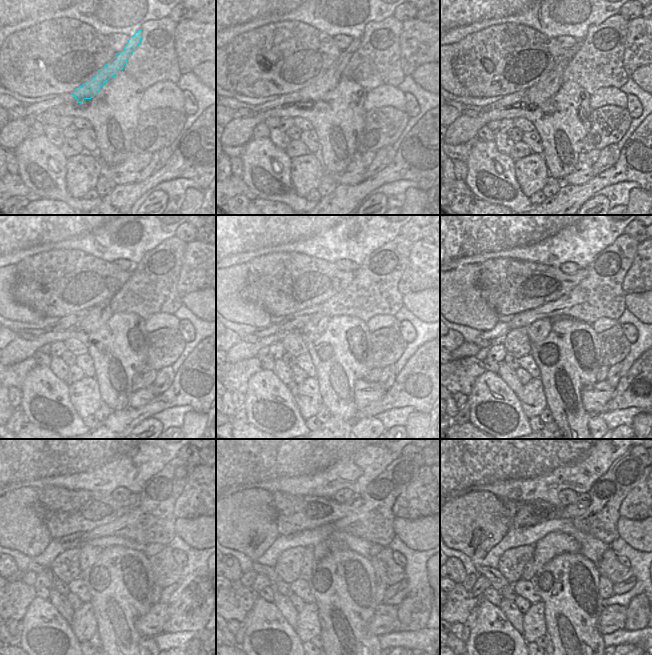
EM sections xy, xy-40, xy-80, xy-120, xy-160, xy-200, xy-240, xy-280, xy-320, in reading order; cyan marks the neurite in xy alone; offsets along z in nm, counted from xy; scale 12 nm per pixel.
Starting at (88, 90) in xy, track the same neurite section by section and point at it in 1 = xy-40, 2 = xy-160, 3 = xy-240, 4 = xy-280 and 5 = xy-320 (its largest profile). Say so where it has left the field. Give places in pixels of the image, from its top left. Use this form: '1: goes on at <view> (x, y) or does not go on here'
1: goes on at xy-40 (312, 93)
2: goes on at xy-160 (317, 325)
3: goes on at xy-240 (88, 555)
4: goes on at xy-280 (308, 561)
5: goes on at xy-320 (527, 573)

